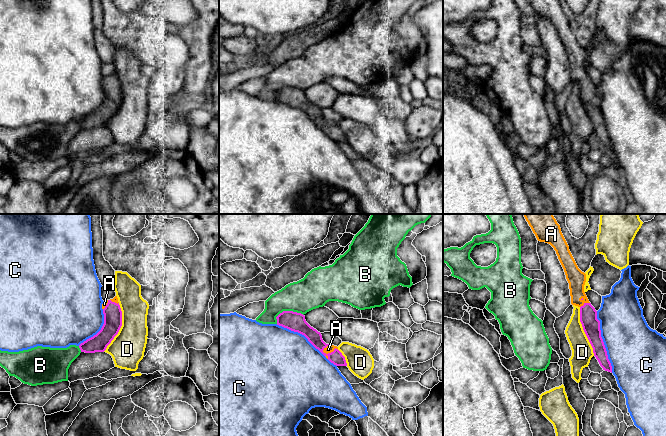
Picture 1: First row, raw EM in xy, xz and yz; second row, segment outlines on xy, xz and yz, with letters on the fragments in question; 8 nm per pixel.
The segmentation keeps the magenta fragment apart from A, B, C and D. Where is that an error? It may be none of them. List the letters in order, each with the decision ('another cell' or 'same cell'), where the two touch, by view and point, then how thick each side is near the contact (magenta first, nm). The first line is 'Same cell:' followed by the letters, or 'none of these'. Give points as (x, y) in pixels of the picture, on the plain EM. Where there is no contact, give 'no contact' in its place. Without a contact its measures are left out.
Same cell: A
A: same cell | xz (329, 129) | 110/60 nm
B: another cell | xz (289, 87) | 150/280 nm
C: another cell | yz (603, 118) | 140/440 nm
D: another cell | xy (120, 103) | 150/280 nm

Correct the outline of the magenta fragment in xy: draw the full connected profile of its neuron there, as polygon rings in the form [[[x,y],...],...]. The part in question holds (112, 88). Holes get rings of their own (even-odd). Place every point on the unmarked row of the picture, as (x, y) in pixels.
[[[117,72],[102,80],[104,100],[93,113],[79,121],[81,128],[104,128],[122,102],[122,87]]]

